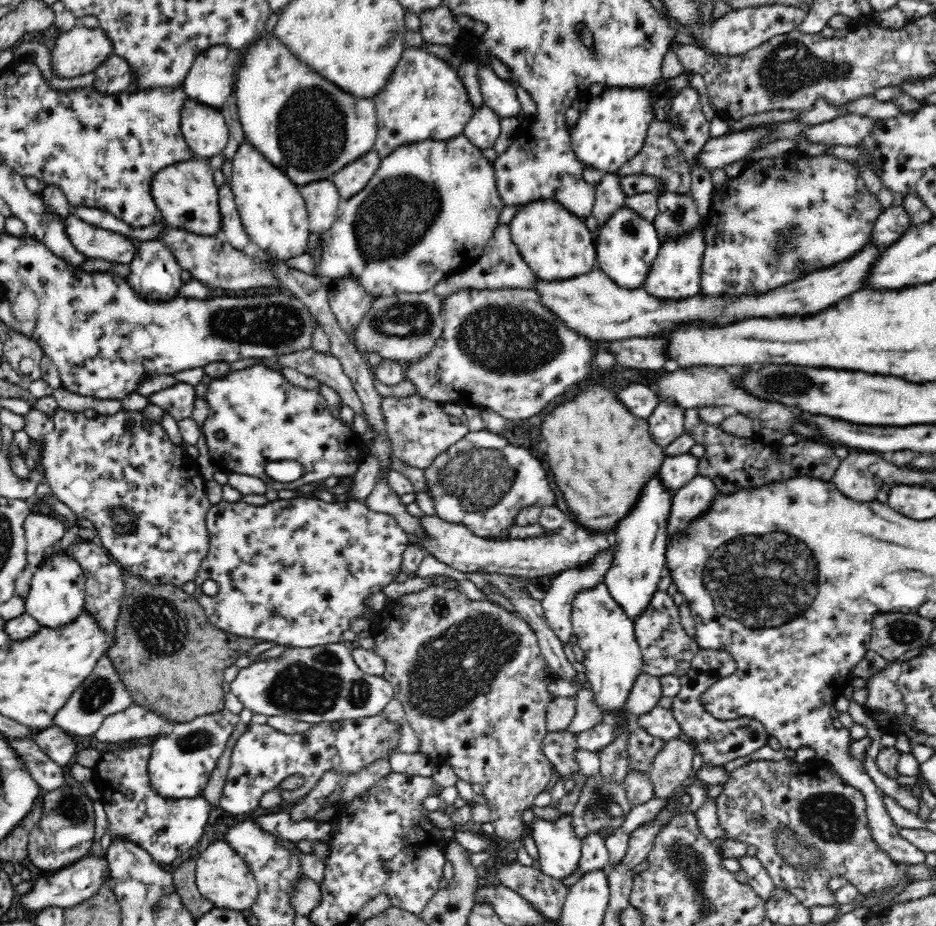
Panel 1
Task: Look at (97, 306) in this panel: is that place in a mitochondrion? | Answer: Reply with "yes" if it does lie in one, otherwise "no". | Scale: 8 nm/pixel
no

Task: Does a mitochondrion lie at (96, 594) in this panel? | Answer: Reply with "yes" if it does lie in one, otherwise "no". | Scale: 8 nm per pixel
no

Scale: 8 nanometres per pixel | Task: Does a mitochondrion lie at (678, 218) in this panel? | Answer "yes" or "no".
yes

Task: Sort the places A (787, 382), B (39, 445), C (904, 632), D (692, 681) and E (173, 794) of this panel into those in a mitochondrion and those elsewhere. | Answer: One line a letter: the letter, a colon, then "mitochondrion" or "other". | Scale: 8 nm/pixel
A: mitochondrion
B: other
C: mitochondrion
D: other
E: other

